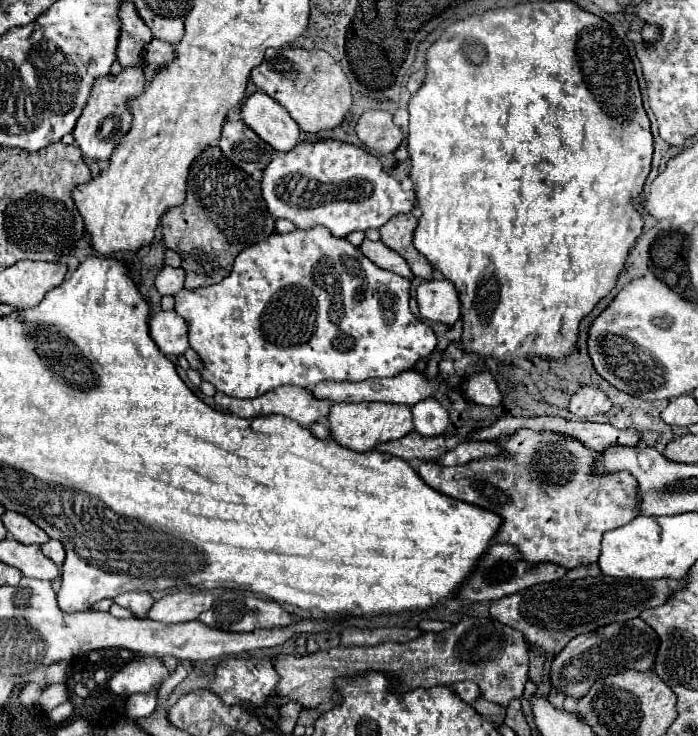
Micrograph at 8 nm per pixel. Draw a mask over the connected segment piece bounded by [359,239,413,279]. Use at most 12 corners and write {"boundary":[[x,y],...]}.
{"boundary":[[363,239],[359,249],[377,267],[413,277],[405,259],[385,243]]}

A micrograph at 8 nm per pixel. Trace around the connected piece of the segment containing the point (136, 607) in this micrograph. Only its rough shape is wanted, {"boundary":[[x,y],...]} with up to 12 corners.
{"boundary":[[123,593],[113,601],[135,617],[147,619],[153,605],[149,593]]}

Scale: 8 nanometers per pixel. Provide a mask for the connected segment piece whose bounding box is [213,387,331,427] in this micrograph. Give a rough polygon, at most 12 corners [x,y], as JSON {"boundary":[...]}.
{"boundary":[[279,387],[255,399],[213,399],[239,417],[279,413],[303,427],[325,417],[329,401]]}

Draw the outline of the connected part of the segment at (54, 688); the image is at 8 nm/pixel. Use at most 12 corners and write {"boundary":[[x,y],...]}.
{"boundary":[[65,685],[43,689],[43,709],[55,709],[69,699]]}

